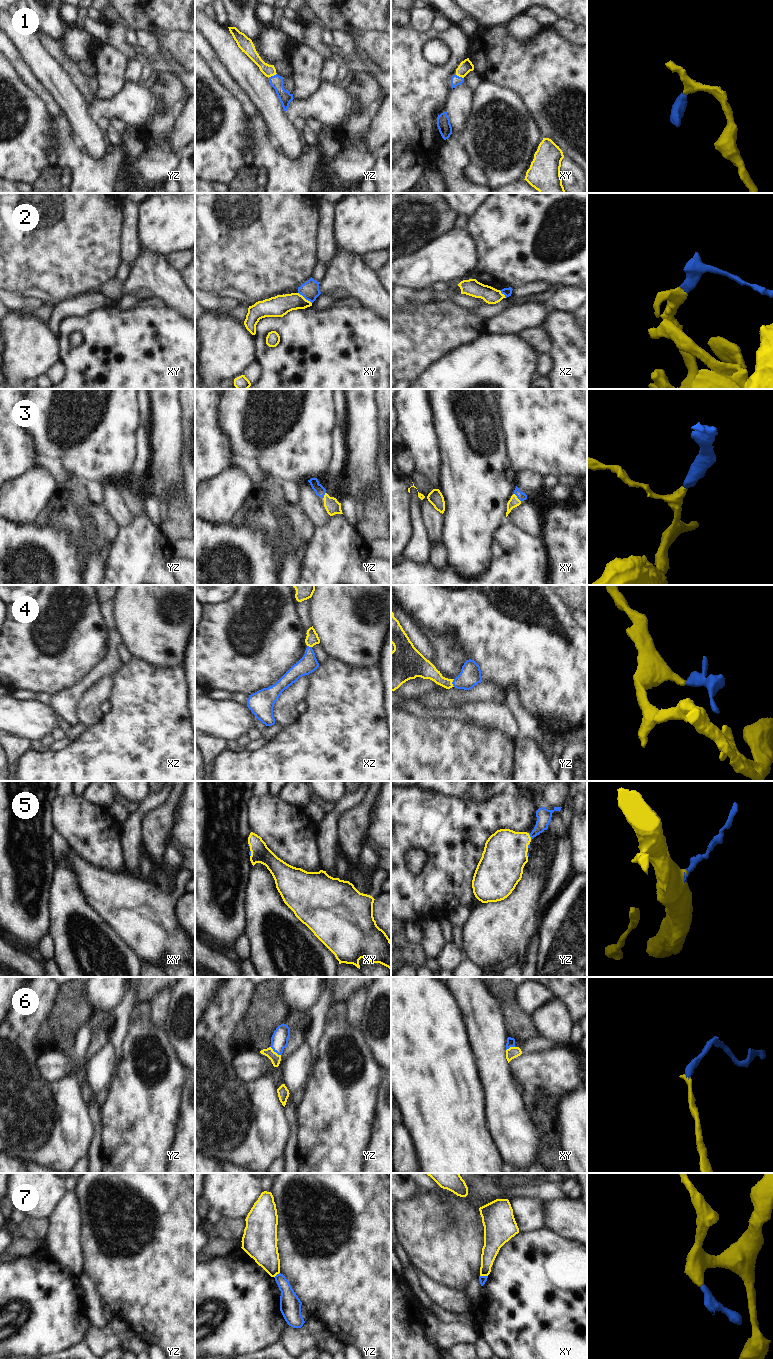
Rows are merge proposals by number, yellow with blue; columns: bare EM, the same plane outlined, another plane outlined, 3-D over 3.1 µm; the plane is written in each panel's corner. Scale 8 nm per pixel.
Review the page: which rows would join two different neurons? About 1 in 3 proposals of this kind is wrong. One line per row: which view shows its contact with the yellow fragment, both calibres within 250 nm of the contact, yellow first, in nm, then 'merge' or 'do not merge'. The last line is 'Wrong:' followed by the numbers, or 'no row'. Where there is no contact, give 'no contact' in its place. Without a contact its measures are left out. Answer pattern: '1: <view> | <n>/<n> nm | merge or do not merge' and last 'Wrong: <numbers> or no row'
1: yz | 100/110 nm | merge
2: xy | 170/150 nm | do not merge
3: xy | 80/70 nm | merge
4: yz | 150/170 nm | merge
5: yz | 360/120 nm | merge
6: yz | 80/140 nm | merge
7: xy | 140/60 nm | do not merge
Wrong: 2, 7

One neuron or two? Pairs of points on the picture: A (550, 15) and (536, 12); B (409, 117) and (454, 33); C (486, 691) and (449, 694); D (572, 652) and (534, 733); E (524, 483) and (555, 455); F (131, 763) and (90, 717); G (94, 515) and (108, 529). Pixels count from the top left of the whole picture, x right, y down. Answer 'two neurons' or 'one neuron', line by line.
A: one neuron
B: one neuron
C: one neuron
D: two neurons
E: two neurons
F: two neurons
G: one neuron

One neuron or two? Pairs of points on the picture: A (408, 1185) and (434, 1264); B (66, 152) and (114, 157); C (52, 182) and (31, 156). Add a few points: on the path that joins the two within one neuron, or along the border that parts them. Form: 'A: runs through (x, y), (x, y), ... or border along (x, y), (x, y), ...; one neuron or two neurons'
A: border along (421, 1189), (401, 1202); two neurons
B: runs through (78, 163), (102, 163); one neuron
C: border along (55, 162), (34, 182); two neurons

